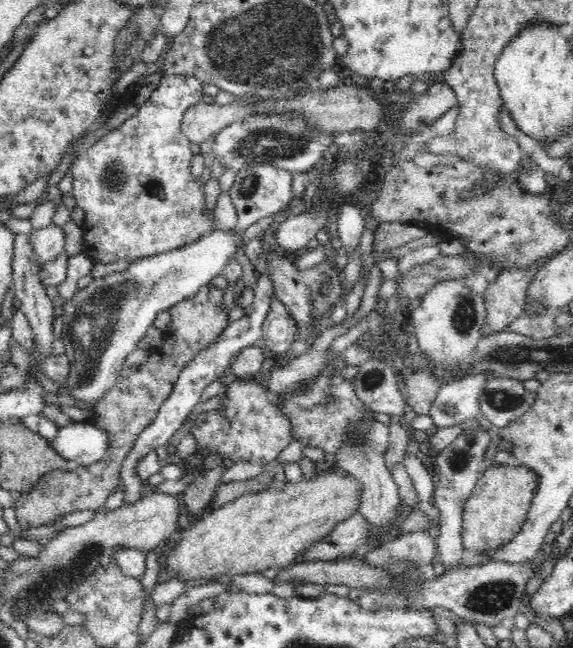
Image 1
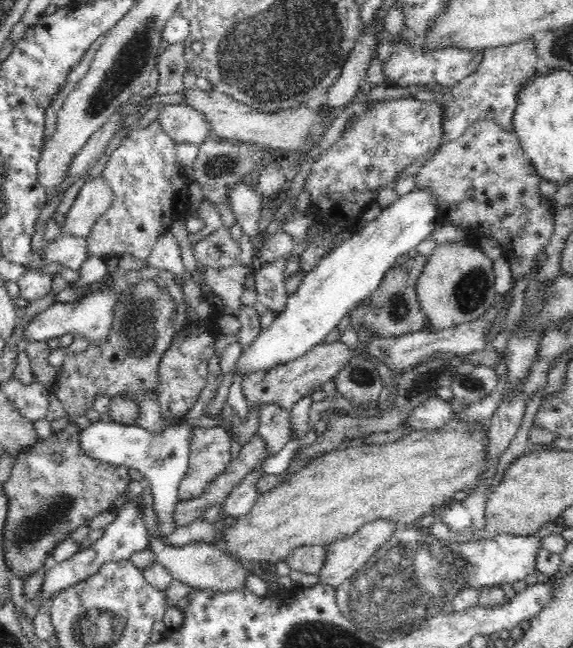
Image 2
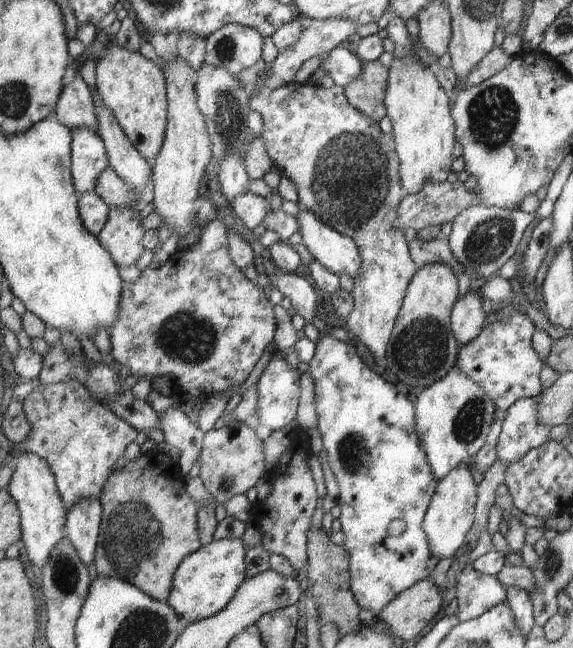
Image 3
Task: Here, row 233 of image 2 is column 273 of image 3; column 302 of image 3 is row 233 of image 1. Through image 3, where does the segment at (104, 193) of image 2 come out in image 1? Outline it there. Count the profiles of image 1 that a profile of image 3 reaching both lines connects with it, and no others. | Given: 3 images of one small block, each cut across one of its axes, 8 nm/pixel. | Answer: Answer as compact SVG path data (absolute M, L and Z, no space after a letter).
M55 224L31 231L29 239L32 243L33 258L40 267L64 251L64 231Z

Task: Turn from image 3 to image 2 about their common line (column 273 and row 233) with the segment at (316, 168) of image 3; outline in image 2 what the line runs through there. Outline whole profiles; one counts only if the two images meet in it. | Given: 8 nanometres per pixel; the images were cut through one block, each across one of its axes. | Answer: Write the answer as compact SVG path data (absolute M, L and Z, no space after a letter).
M159 110L157 118L147 127L136 124L121 140L100 175L114 191L114 202L96 220L87 236L88 256L106 259L128 254L146 261L158 237L184 216L190 206L189 186L175 155L177 146L159 123Z

